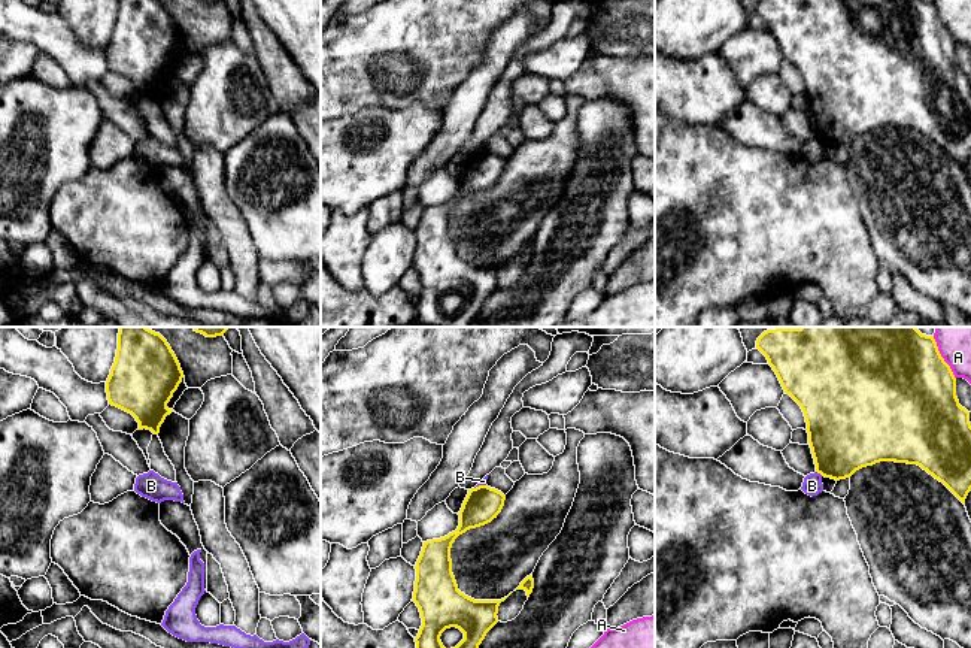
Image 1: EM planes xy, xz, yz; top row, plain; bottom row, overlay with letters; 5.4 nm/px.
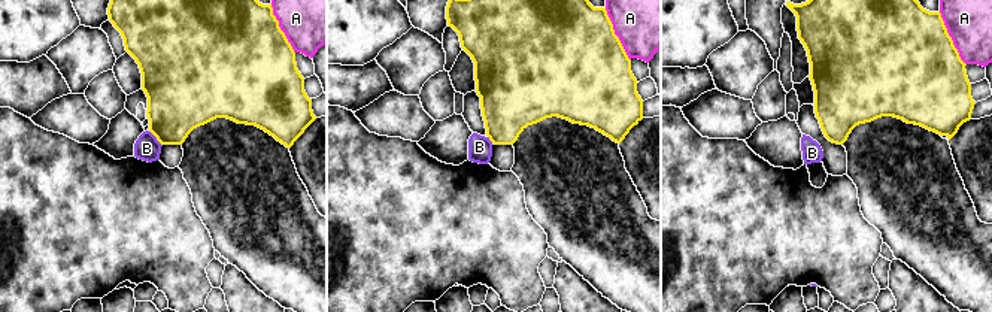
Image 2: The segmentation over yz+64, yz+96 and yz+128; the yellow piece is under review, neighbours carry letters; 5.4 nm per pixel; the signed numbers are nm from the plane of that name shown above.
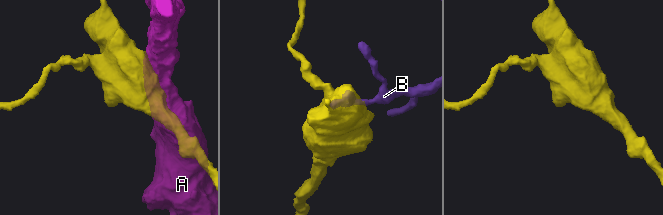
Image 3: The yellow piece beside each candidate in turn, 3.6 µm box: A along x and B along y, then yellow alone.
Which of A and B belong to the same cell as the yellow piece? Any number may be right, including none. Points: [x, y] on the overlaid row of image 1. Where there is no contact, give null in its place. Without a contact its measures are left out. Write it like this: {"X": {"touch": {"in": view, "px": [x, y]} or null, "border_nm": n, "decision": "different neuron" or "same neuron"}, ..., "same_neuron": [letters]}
{"A": {"touch": {"in": "yz", "px": [941, 357]}, "border_nm": 260, "decision": "different neuron"}, "B": {"touch": {"in": "yz", "px": [819, 472]}, "border_nm": 50, "decision": "different neuron"}, "same_neuron": []}

